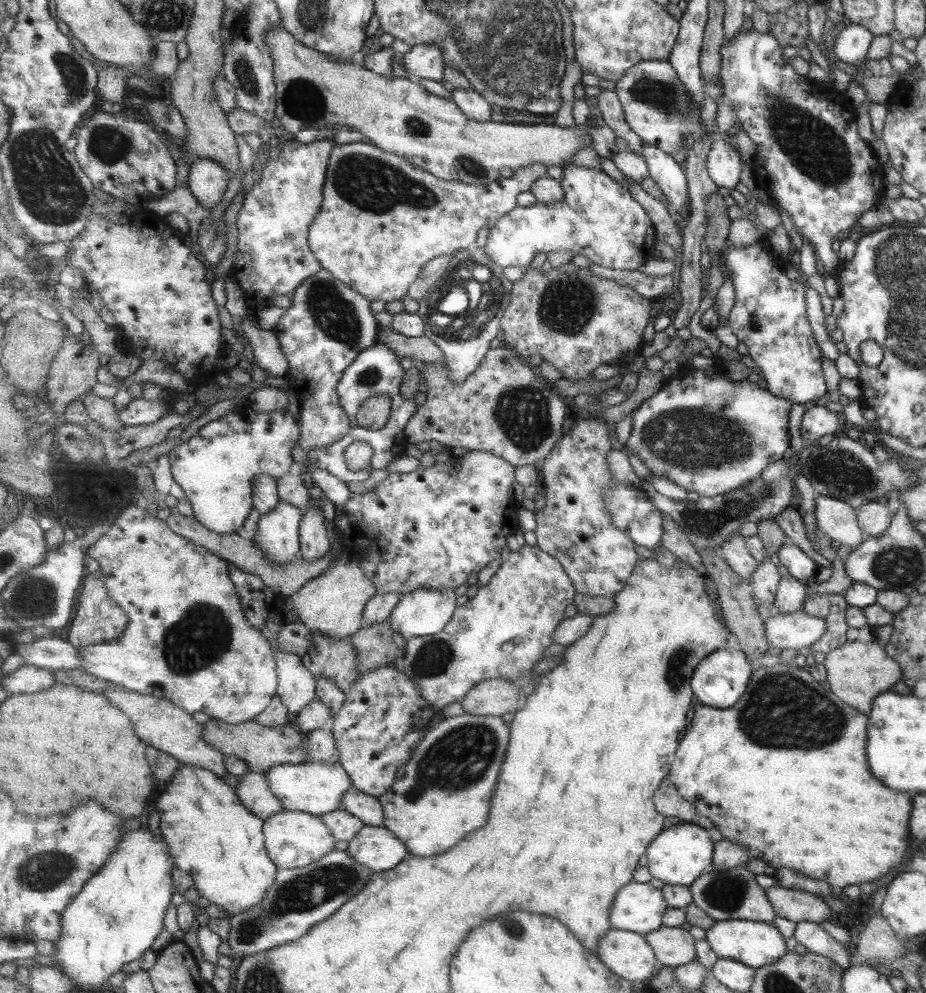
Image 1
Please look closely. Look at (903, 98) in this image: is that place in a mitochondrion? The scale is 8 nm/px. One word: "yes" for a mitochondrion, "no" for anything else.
no

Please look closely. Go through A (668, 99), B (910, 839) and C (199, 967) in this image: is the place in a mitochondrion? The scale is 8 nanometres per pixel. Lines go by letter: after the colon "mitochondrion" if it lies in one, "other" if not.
A: mitochondrion
B: other
C: other

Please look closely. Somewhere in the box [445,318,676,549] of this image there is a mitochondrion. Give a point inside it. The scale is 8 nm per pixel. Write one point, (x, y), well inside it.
(515, 410)

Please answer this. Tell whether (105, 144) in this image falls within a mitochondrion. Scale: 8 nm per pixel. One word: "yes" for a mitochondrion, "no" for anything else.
yes

